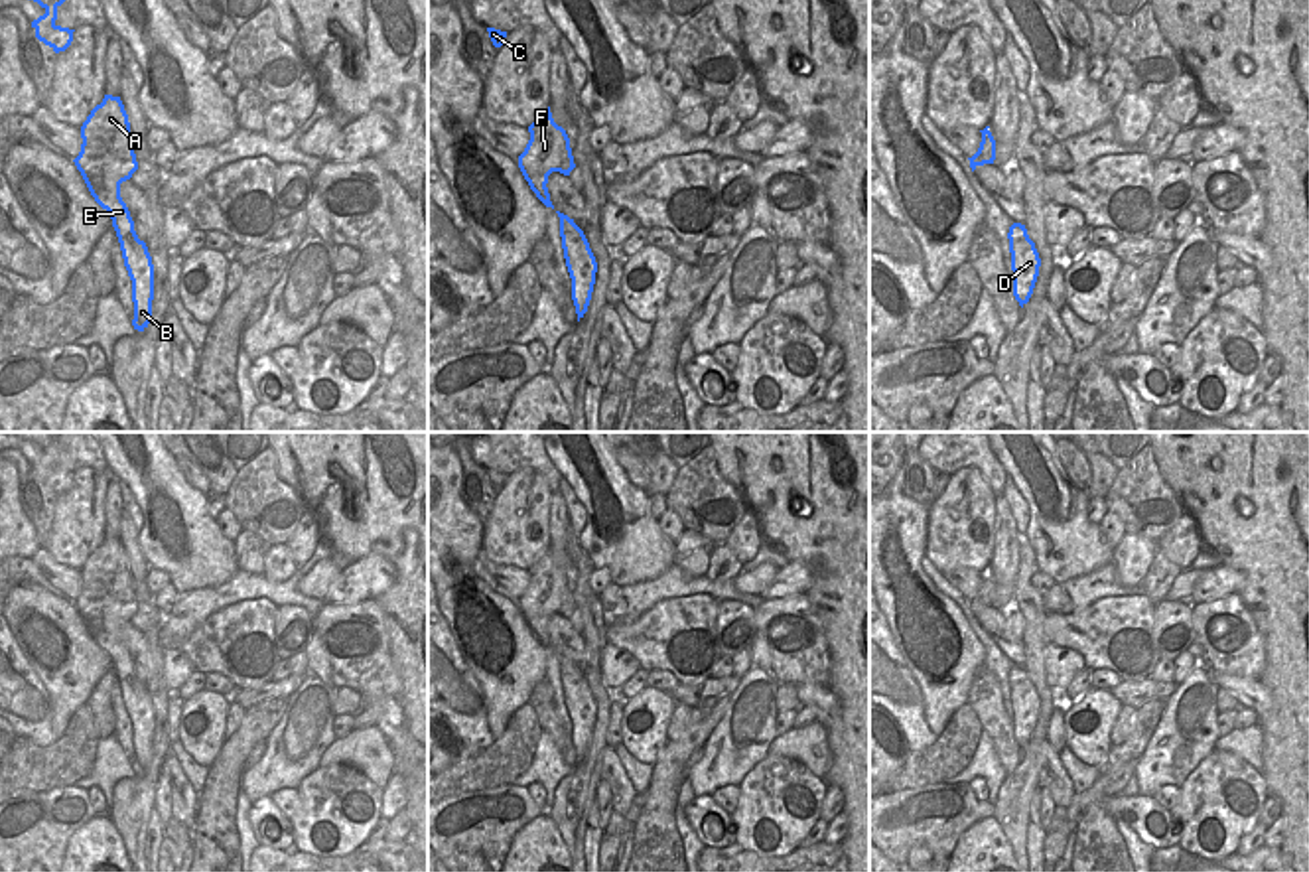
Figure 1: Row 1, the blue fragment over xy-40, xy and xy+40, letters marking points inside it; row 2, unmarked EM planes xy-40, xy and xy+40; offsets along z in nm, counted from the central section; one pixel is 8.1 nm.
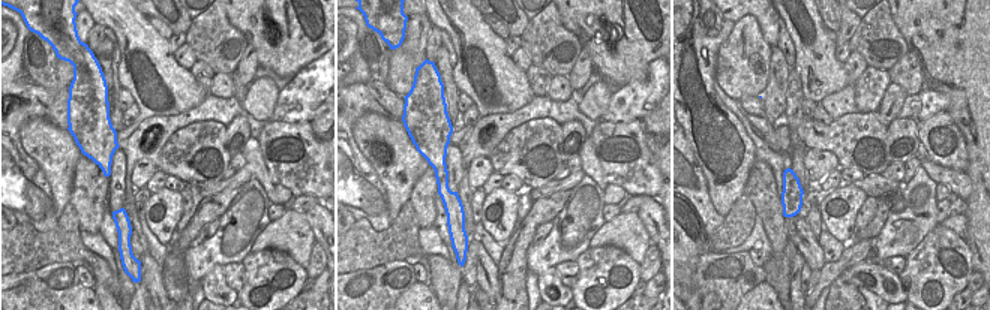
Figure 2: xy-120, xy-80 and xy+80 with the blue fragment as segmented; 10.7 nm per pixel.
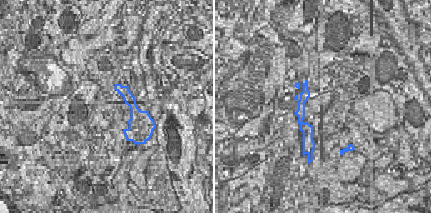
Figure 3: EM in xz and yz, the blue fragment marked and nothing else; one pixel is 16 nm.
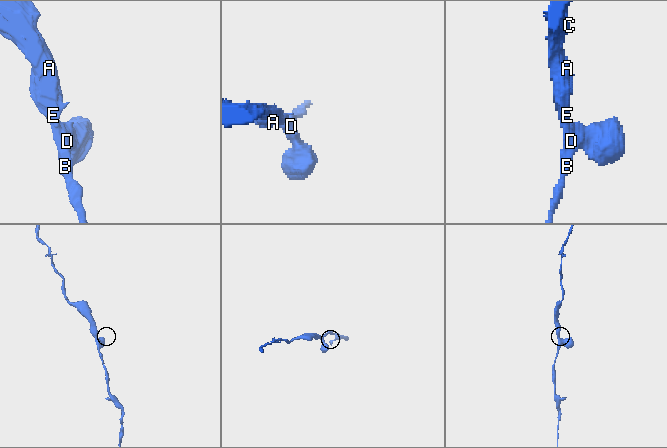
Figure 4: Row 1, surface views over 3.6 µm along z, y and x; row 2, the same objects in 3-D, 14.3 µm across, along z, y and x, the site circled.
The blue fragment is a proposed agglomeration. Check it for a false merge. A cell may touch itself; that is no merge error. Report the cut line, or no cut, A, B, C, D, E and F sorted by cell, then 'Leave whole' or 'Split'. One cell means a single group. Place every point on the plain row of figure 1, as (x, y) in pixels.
No split. Groups: A B C D E F. Leave whole.

